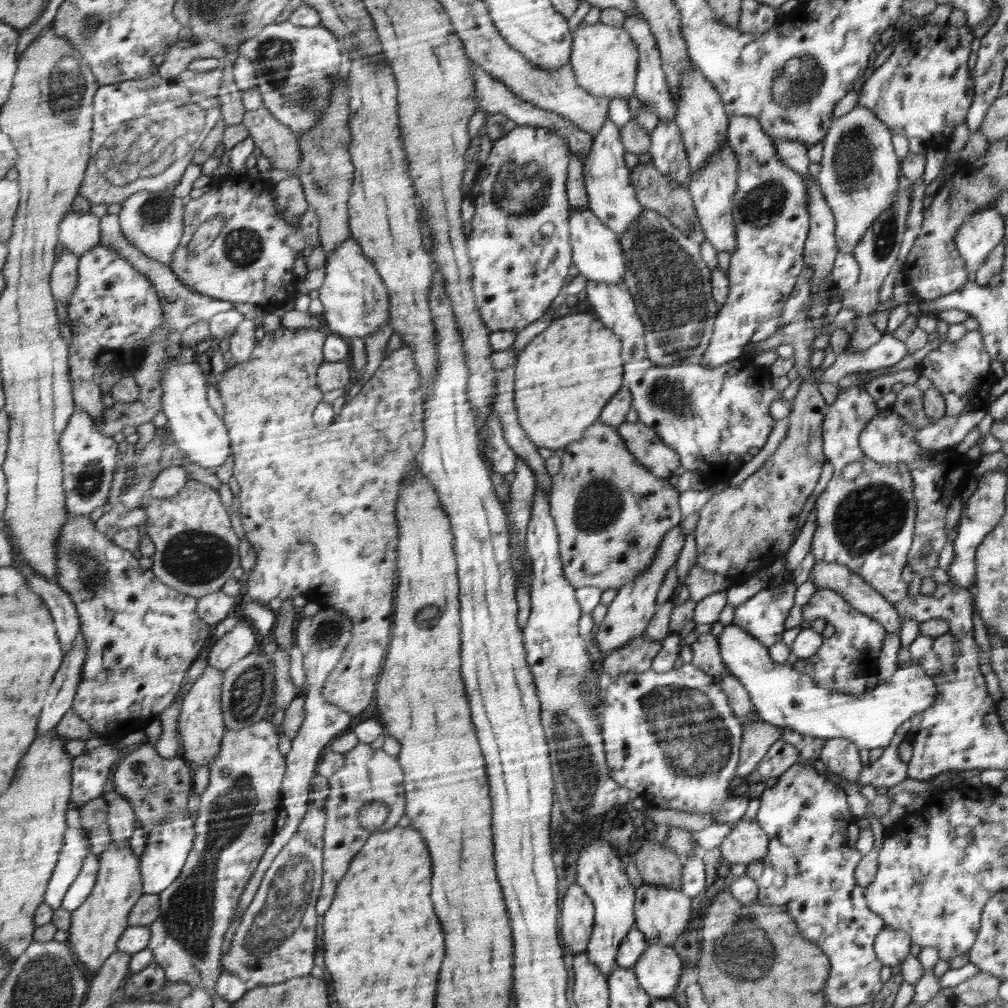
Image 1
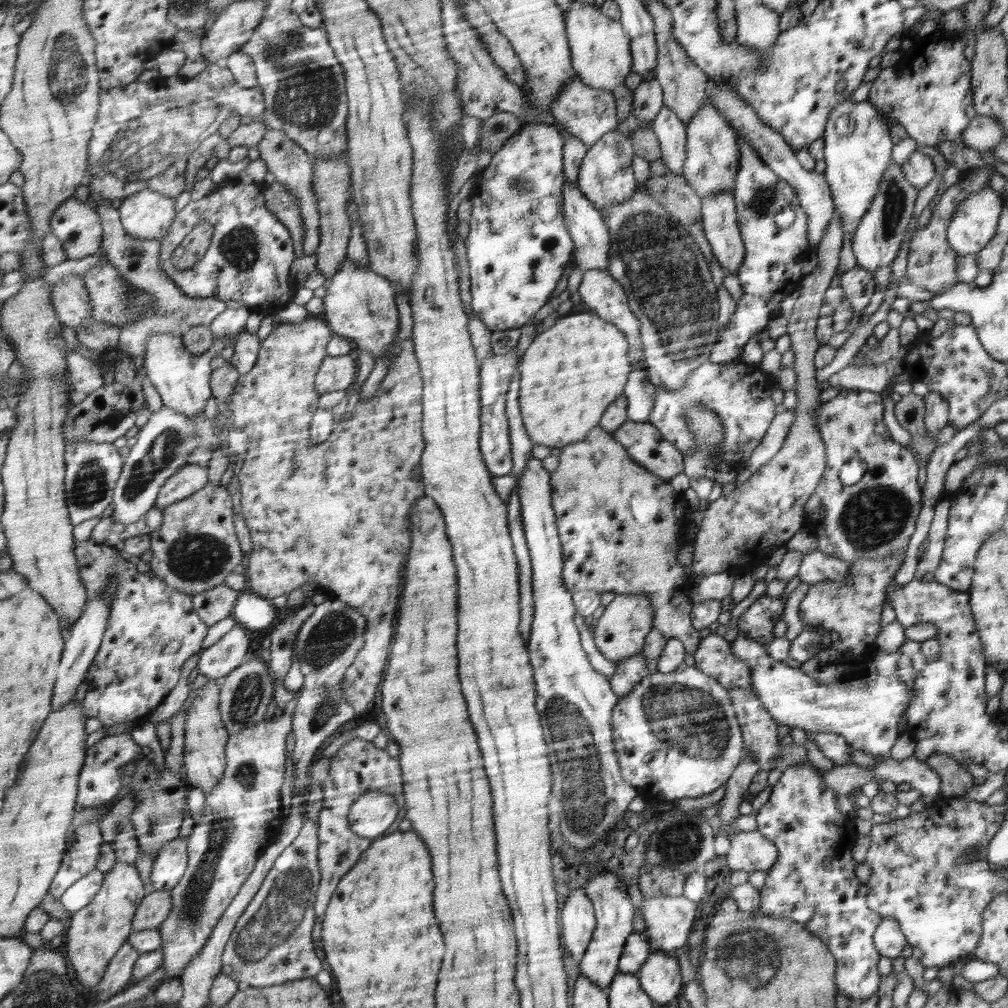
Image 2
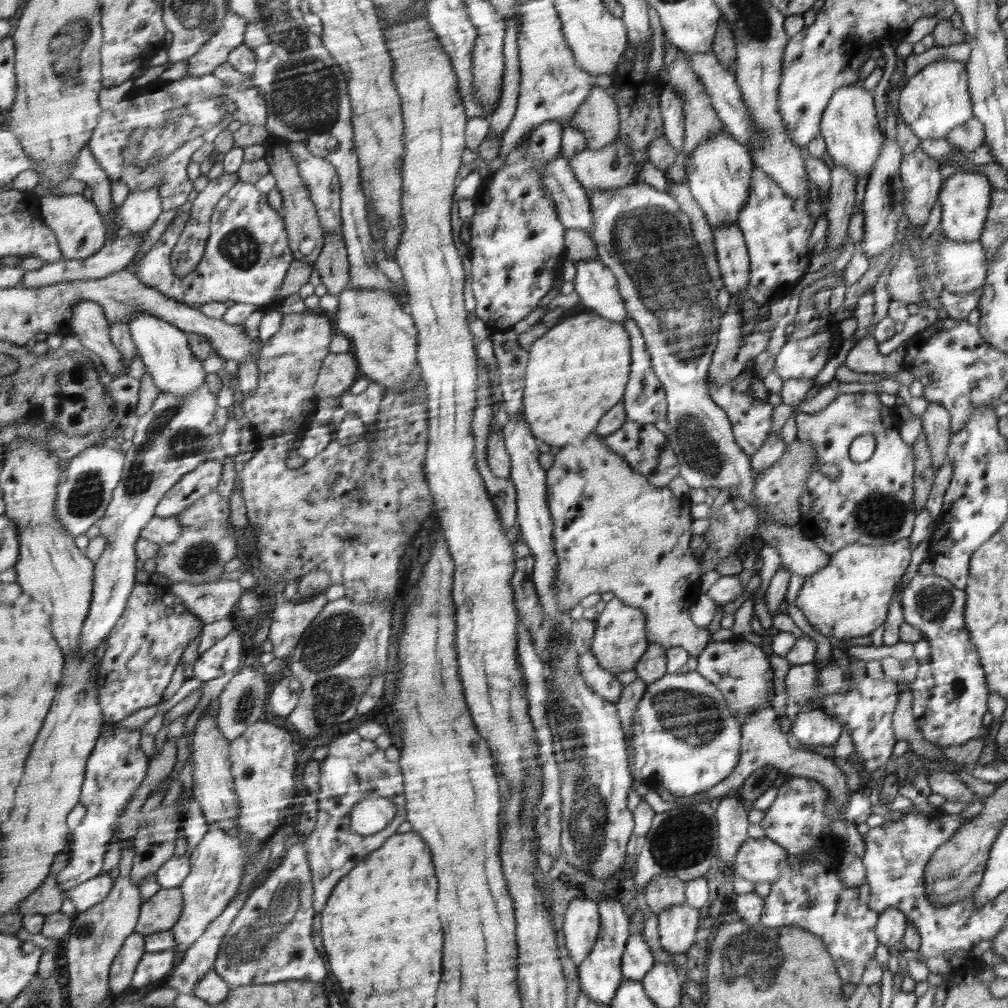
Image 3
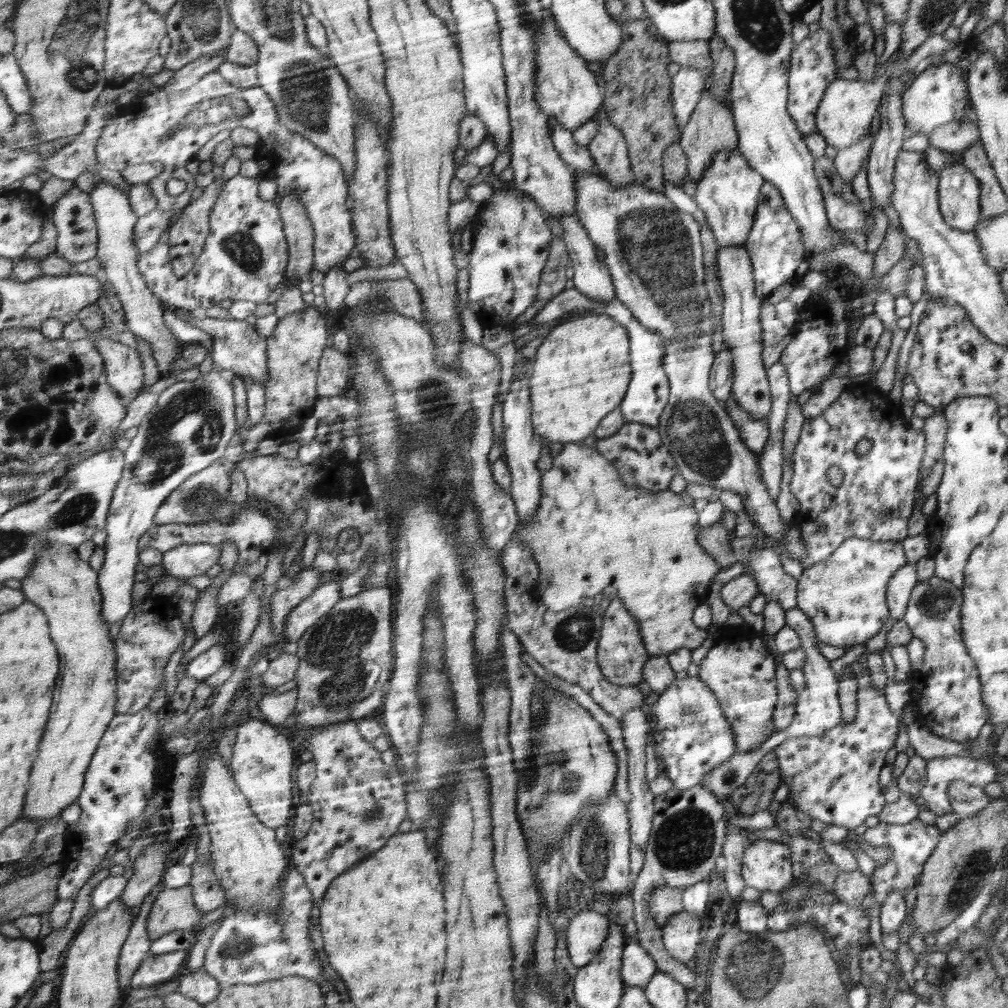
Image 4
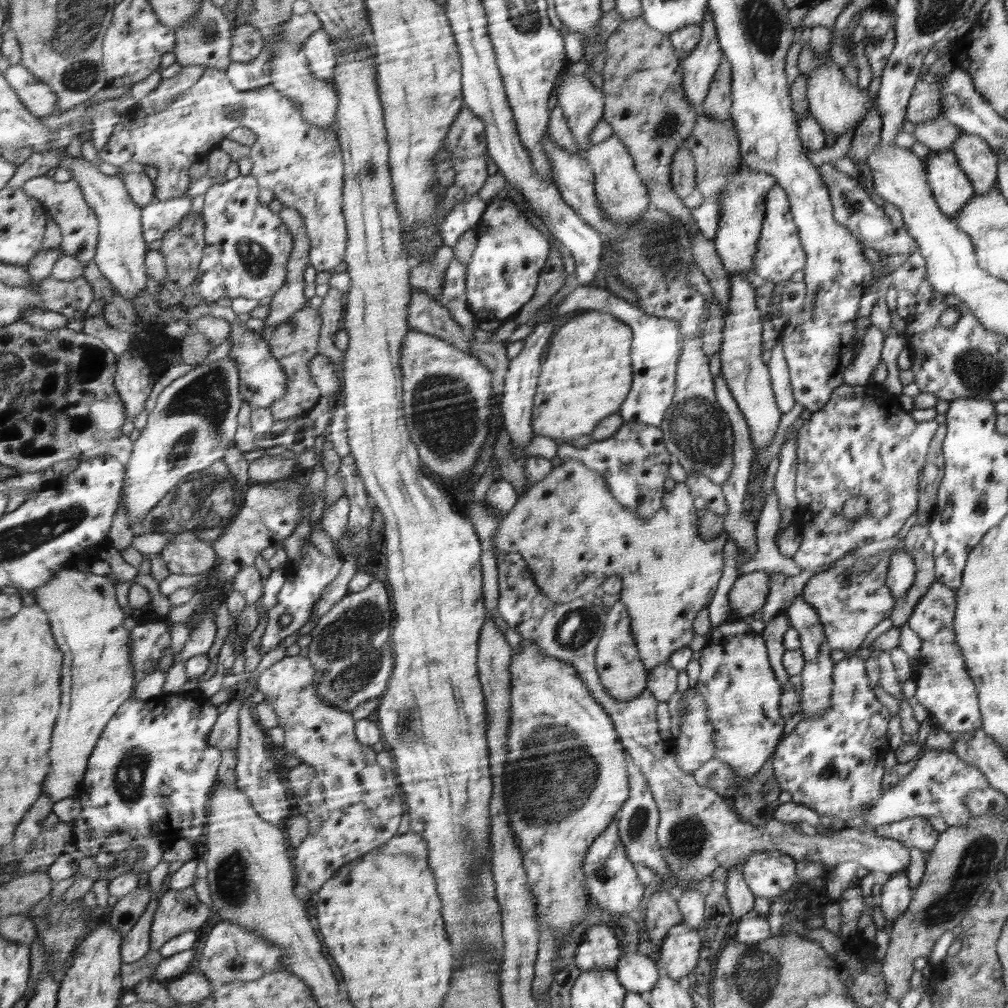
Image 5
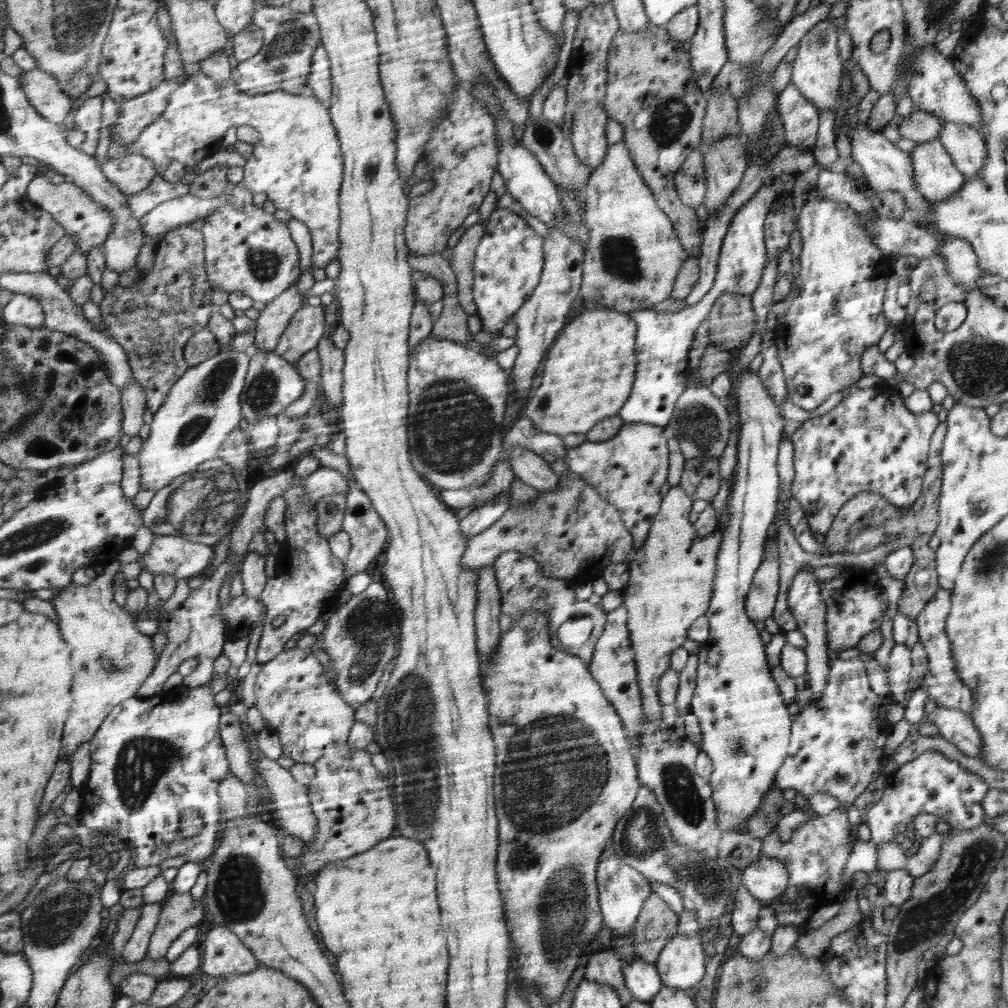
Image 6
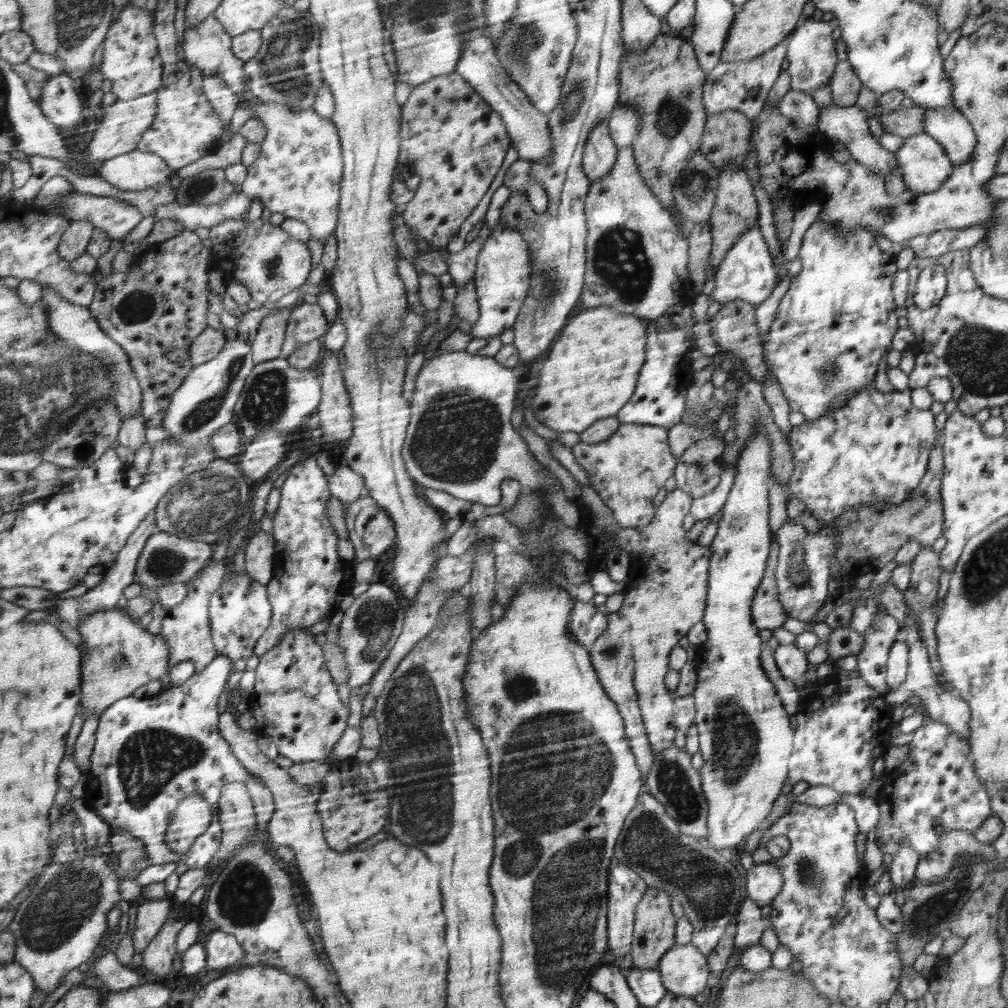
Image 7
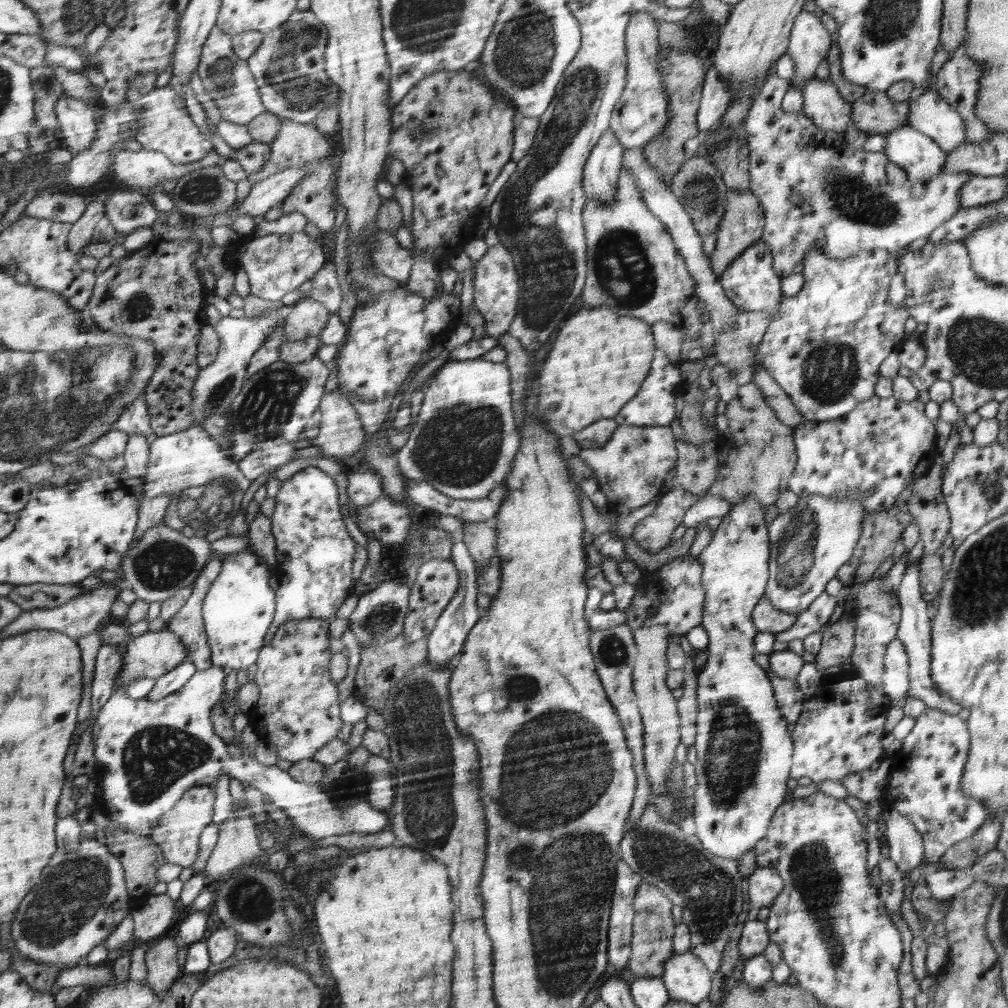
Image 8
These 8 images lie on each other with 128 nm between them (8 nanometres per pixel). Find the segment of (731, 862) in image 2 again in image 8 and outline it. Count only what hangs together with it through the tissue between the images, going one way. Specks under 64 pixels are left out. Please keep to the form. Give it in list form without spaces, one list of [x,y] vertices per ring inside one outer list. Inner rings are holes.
[[[757,867],[748,877],[751,908],[768,908],[784,890],[784,878],[774,868]]]

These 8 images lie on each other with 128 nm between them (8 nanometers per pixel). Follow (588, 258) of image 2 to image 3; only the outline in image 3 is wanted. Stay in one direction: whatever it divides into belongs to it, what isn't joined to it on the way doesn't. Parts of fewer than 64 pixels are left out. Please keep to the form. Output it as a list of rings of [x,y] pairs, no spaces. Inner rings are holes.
[[[557,156],[546,163],[542,181],[545,182],[546,196],[554,200],[558,220],[566,228],[582,229],[591,236],[594,216],[588,191],[570,168],[569,160]]]

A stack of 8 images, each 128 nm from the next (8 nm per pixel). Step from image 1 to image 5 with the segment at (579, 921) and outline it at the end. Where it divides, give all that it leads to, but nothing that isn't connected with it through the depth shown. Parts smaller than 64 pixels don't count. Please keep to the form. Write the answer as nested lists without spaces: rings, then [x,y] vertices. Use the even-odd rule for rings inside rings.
[[[604,925],[591,926],[584,940],[577,944],[578,949],[575,956],[576,967],[582,971],[615,971],[624,954],[618,949],[618,941],[612,928]]]

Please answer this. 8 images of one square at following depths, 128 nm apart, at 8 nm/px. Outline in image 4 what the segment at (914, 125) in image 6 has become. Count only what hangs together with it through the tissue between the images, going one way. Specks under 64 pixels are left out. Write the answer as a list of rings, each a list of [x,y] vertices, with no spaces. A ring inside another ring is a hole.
[[[954,120],[953,123],[944,124],[934,128],[929,135],[930,147],[944,152],[961,152],[968,149],[978,141],[979,130],[969,121]]]

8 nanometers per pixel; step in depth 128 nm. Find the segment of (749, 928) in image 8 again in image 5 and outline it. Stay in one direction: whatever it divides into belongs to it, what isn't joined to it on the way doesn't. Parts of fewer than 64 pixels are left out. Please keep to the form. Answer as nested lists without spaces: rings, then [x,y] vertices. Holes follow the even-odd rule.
[[[740,867],[729,868],[726,881],[726,898],[728,899],[734,918],[738,919],[753,911],[755,896],[748,888]]]

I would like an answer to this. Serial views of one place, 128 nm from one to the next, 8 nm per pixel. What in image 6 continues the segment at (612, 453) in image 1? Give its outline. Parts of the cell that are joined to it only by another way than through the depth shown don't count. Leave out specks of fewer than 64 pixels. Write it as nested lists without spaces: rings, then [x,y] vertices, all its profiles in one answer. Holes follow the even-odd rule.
[[[569,470],[568,473],[562,474],[561,487],[557,492],[542,491],[539,500],[532,506],[518,510],[508,508],[501,519],[494,522],[485,532],[469,539],[469,546],[463,556],[463,565],[476,572],[496,562],[498,555],[506,551],[518,551],[536,560],[542,569],[542,575],[558,577],[571,587],[576,576],[596,578],[604,575],[612,566],[626,563],[629,572],[628,582],[623,589],[625,596],[623,606],[628,609],[627,628],[640,681],[641,707],[644,709],[645,719],[671,730],[670,719],[664,716],[664,706],[667,704],[662,703],[660,697],[661,676],[672,667],[672,654],[677,648],[682,647],[694,620],[705,616],[705,612],[709,610],[717,576],[717,556],[721,552],[720,534],[717,534],[717,531],[706,538],[694,540],[696,534],[692,524],[688,522],[690,506],[692,500],[679,485],[670,487],[657,519],[650,528],[648,538],[640,548],[637,548],[634,537],[622,522],[617,508],[602,498],[593,486],[582,480],[581,476]]]

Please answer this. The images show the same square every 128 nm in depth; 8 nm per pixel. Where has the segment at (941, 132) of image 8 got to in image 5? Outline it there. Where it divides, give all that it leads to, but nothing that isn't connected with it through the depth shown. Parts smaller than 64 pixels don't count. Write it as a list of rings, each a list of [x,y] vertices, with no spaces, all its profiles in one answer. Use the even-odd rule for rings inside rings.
[[[962,130],[950,148],[961,168],[968,174],[978,195],[986,195],[997,186],[997,153],[981,136]]]

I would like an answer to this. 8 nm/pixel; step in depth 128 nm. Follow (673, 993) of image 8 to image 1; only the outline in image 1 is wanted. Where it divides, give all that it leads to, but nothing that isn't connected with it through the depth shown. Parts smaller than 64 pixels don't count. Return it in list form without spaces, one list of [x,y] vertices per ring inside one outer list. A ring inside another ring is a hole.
[[[642,884],[637,890],[637,925],[638,930],[645,935],[648,944],[662,944],[672,946],[672,942],[678,940],[678,936],[687,930],[690,920],[690,908],[692,899],[686,896],[681,889],[666,888],[666,886],[654,886]]]

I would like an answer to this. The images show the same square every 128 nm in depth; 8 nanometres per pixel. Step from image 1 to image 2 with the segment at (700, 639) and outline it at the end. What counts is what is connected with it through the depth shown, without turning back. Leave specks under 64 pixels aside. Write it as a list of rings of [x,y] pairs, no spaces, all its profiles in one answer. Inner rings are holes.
[[[716,632],[701,639],[694,659],[696,668],[714,677],[727,690],[742,688],[753,691],[753,669],[750,664],[734,655],[733,644]]]

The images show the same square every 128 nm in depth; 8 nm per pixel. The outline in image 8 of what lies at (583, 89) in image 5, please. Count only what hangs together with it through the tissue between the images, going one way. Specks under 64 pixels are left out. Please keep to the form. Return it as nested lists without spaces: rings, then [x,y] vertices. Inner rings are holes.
[[[612,131],[601,136],[585,164],[584,186],[589,200],[602,200],[602,204],[614,202],[624,170],[625,149]]]

